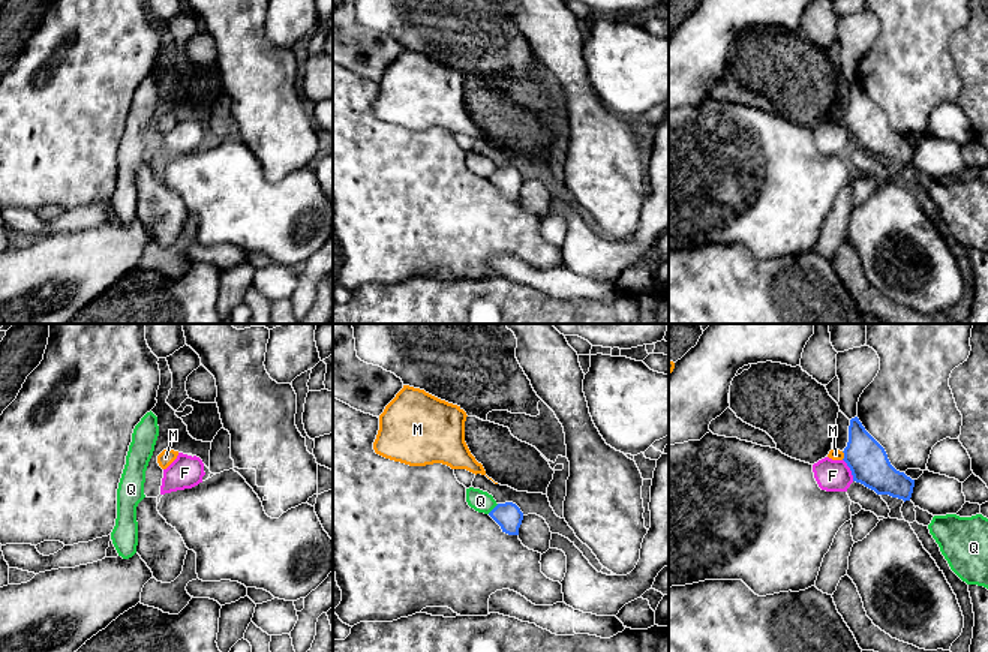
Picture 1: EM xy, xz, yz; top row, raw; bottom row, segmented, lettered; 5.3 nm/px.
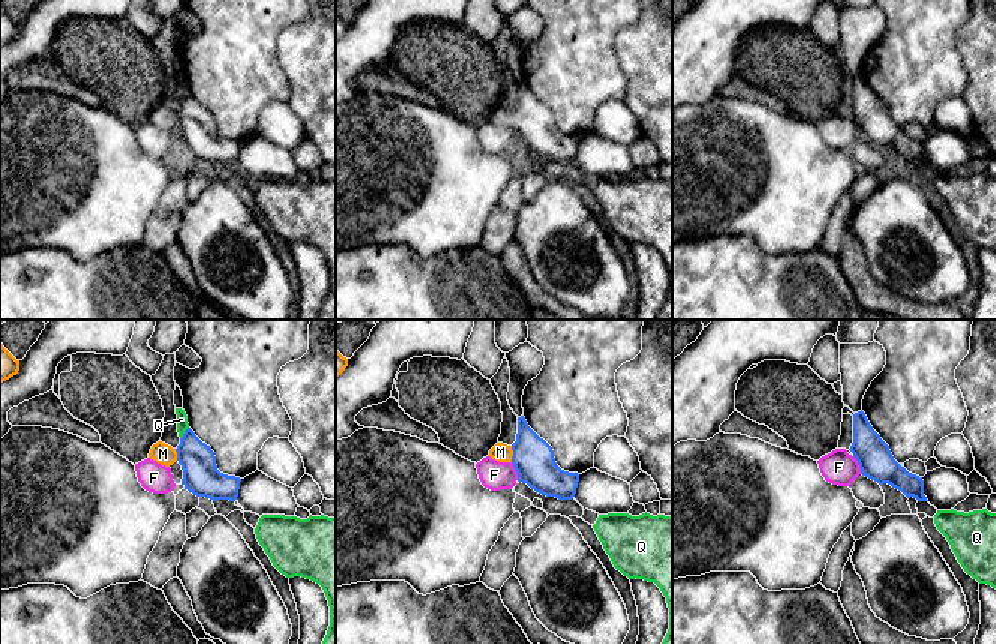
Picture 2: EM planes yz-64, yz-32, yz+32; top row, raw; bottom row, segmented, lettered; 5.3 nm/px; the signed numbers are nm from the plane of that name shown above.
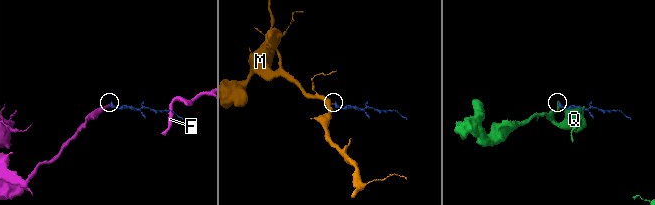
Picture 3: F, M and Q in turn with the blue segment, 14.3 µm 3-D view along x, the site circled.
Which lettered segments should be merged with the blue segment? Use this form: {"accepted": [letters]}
{"accepted": ["M"]}

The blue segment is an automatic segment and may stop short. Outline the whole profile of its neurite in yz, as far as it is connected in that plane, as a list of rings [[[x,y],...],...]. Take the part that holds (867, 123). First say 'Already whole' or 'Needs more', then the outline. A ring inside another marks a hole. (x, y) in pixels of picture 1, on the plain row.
Needs more. [[[858,81],[850,84],[847,111],[843,115],[832,112],[828,121],[844,124],[853,145],[877,159],[910,165],[915,144],[891,129],[885,112],[865,94]]]

